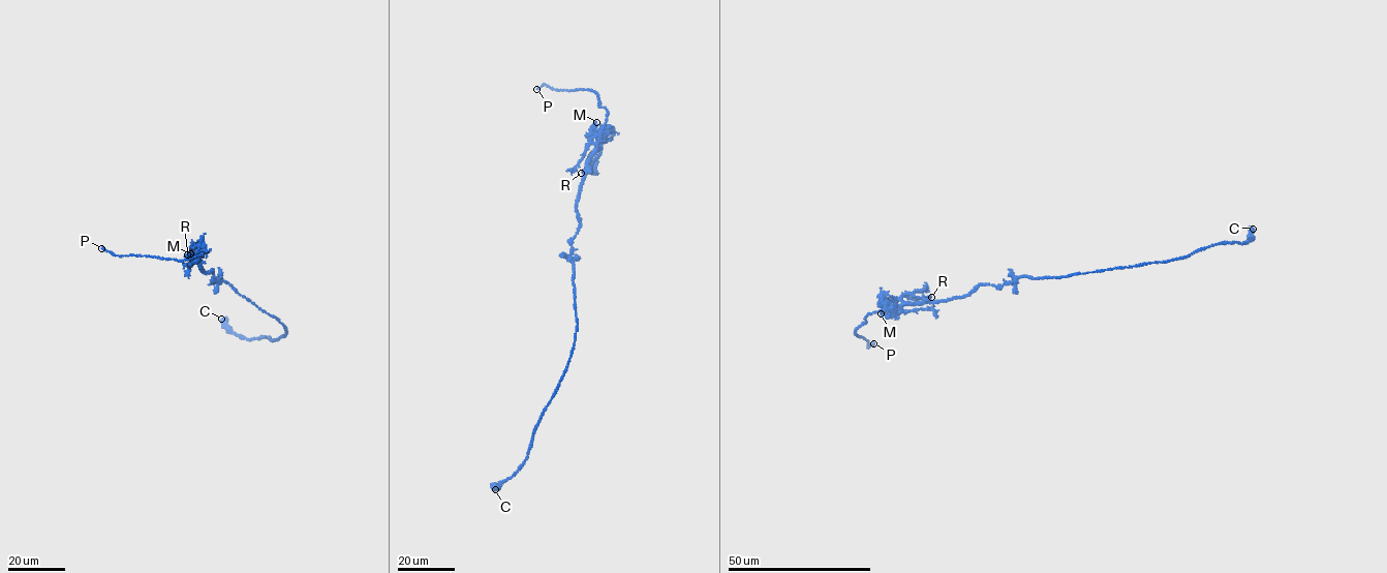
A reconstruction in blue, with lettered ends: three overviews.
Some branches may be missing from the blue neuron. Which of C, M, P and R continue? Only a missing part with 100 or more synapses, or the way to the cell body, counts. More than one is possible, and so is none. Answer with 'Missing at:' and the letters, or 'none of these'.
Missing at: P

